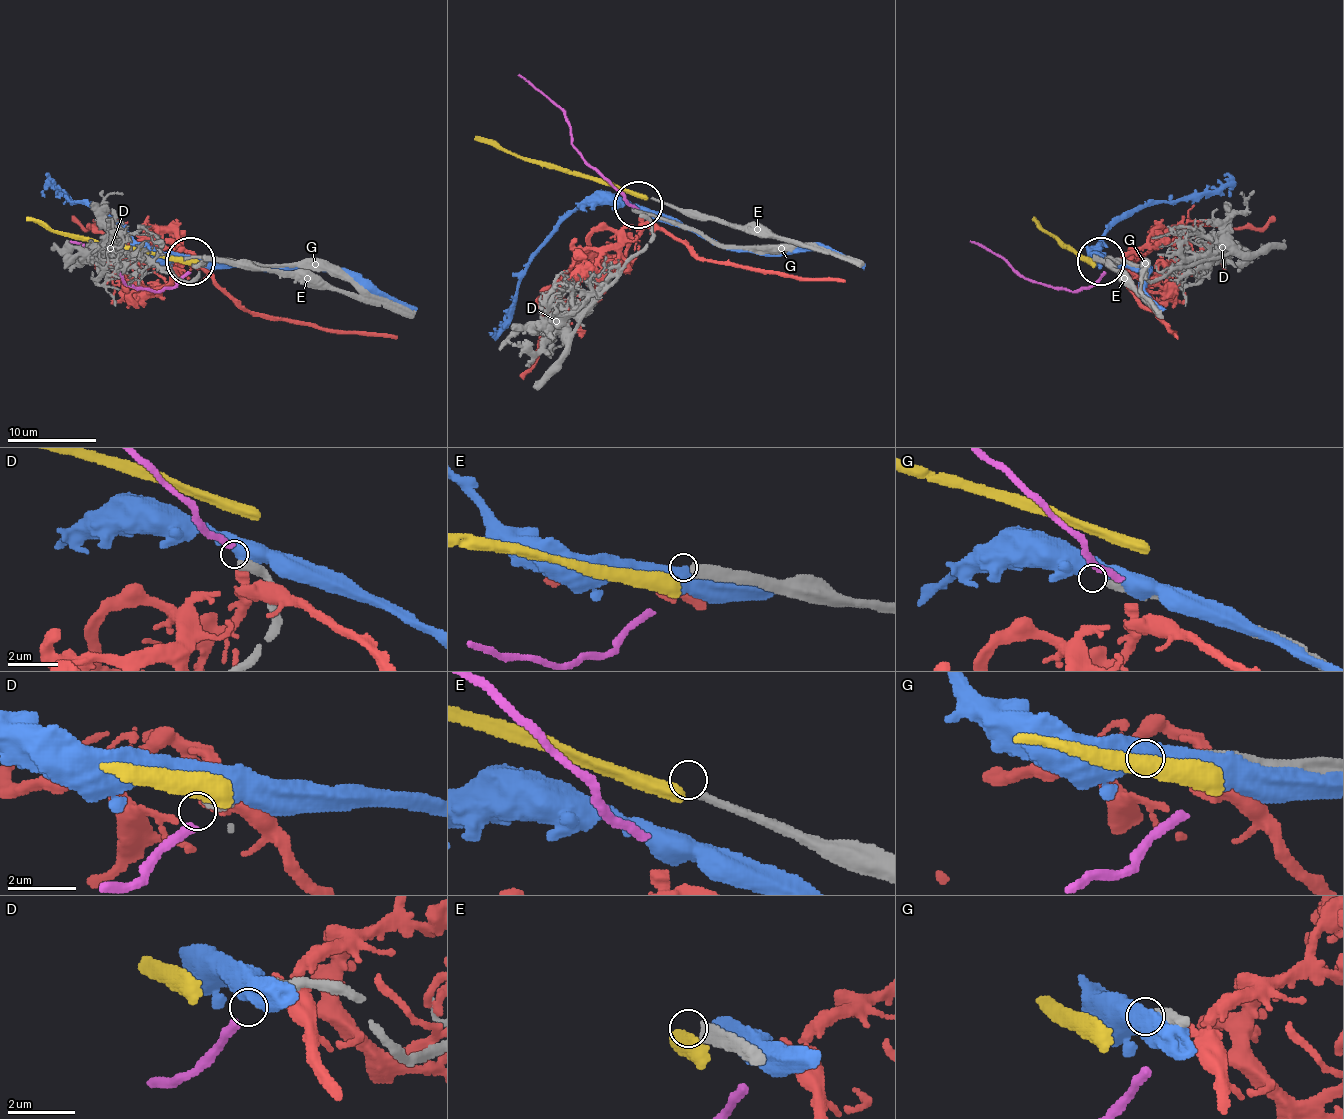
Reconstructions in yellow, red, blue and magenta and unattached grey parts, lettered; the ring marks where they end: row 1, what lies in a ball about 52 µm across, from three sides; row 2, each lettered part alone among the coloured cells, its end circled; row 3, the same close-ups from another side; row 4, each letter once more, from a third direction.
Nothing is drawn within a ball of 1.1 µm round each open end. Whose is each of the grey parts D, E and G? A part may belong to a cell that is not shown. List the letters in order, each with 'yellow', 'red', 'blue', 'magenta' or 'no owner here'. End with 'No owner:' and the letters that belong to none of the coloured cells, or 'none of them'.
D: no owner here
E: no owner here
G: no owner here
No owner: D, E, G

